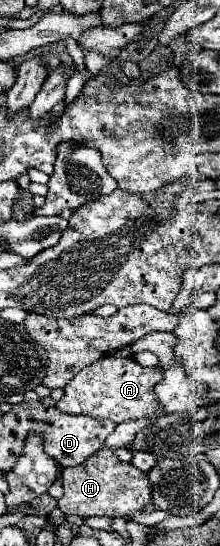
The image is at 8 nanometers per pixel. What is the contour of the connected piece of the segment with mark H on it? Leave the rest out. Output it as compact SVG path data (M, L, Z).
M100 449L78 467L66 467L62 471L62 487L64 495L58 501L60 511L64 515L80 515L80 517L94 517L94 515L122 517L130 511L144 509L150 503L152 493L146 473L140 473L130 463L118 461L114 451L110 449Z

